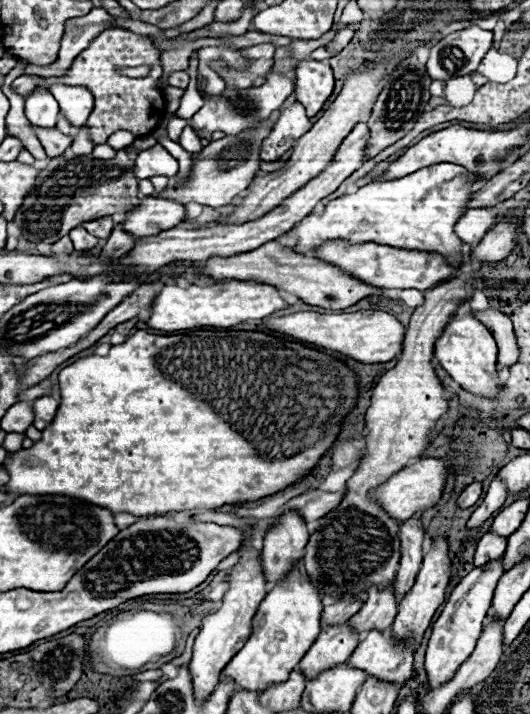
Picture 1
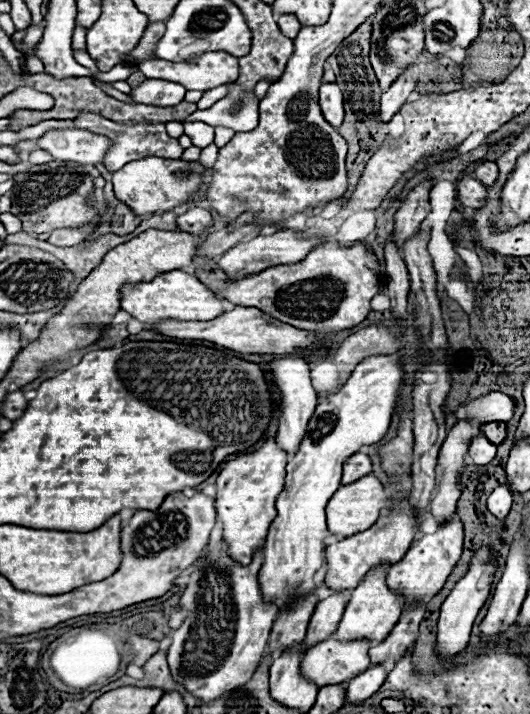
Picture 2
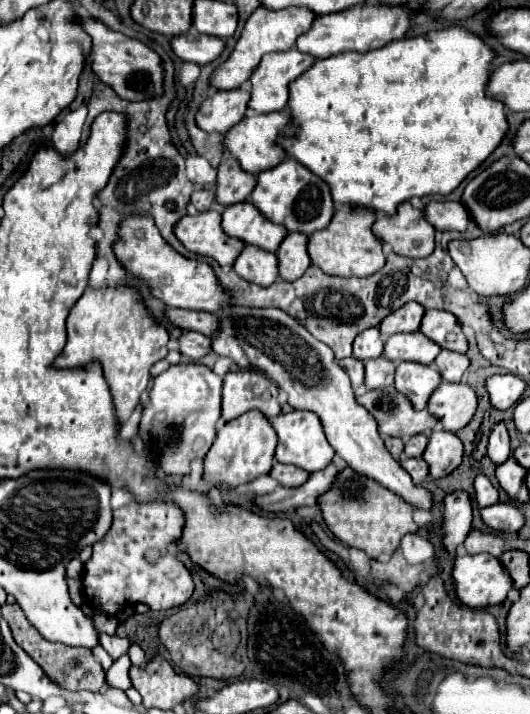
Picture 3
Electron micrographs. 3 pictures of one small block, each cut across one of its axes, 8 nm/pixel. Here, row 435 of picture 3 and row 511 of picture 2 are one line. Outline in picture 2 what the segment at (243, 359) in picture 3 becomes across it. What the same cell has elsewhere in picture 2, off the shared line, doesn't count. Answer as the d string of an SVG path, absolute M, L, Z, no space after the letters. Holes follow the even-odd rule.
M372 474L360 478L352 484L342 484L326 506L328 530L332 534L342 534L342 536L352 536L352 534L368 530L378 520L378 514L386 506L386 500L388 500L388 496L384 492L384 486Z

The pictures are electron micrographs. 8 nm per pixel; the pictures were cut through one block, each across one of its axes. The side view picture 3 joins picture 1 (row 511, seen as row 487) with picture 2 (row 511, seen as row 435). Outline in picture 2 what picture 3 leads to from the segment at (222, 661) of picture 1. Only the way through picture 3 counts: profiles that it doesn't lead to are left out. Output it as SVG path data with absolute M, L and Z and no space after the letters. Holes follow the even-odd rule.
M265 437L258 449L246 454L238 454L232 460L224 462L218 474L218 494L216 494L216 512L224 524L224 540L230 544L230 556L240 562L248 564L256 548L264 544L272 518L276 516L276 496L284 488L286 480L286 464L290 460L288 452L278 448L274 438Z

